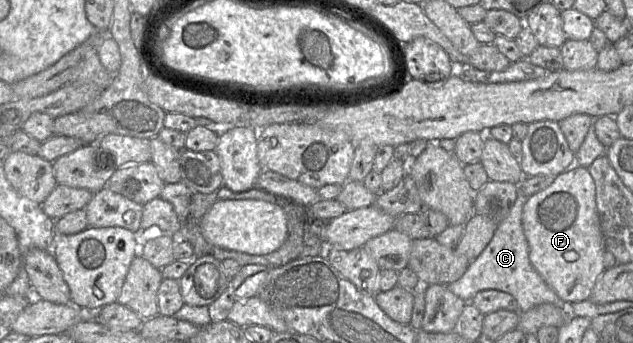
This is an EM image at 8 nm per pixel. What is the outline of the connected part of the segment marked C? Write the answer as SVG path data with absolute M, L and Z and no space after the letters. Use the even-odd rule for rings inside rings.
M518 192L514 205L508 215L497 225L491 241L482 253L470 262L460 279L447 285L448 289L457 297L470 302L480 291L498 290L509 293L516 299L519 306L518 312L526 312L543 303L567 308L567 304L547 285L530 262L529 245L522 225L523 207L528 198L522 192Z

